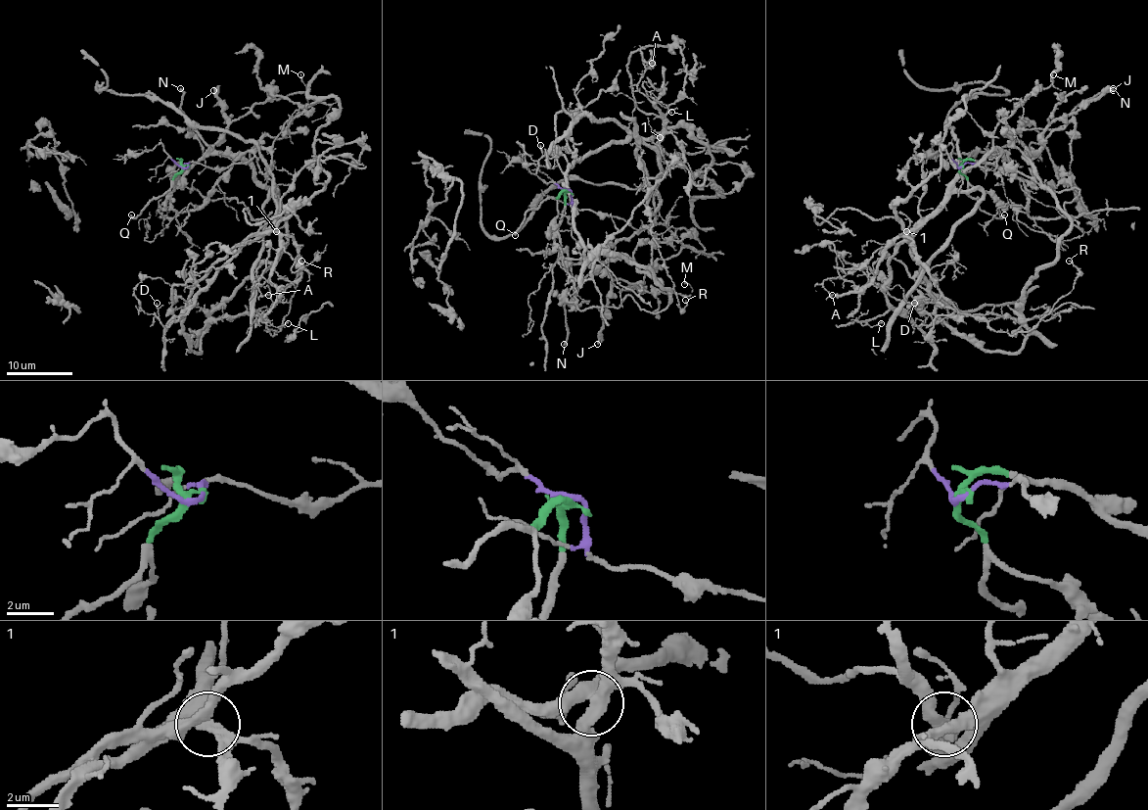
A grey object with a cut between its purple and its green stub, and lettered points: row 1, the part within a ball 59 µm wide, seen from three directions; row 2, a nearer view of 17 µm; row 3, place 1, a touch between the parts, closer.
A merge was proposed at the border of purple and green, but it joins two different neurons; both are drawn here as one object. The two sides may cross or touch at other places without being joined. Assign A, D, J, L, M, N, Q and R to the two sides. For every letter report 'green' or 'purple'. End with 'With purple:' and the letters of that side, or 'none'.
A: purple
D: purple
J: green
L: purple
M: green
N: green
Q: green
R: purple
With purple: A, D, L, R

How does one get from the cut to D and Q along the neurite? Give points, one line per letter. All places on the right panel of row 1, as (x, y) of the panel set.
D: (960, 167), (984, 167), (1000, 153), (961, 175), (892, 258), (885, 294), (918, 326), (925, 320), (915, 303)
Q: (960, 167), (967, 177), (967, 192), (977, 199), (977, 204), (996, 217), (1005, 214)

